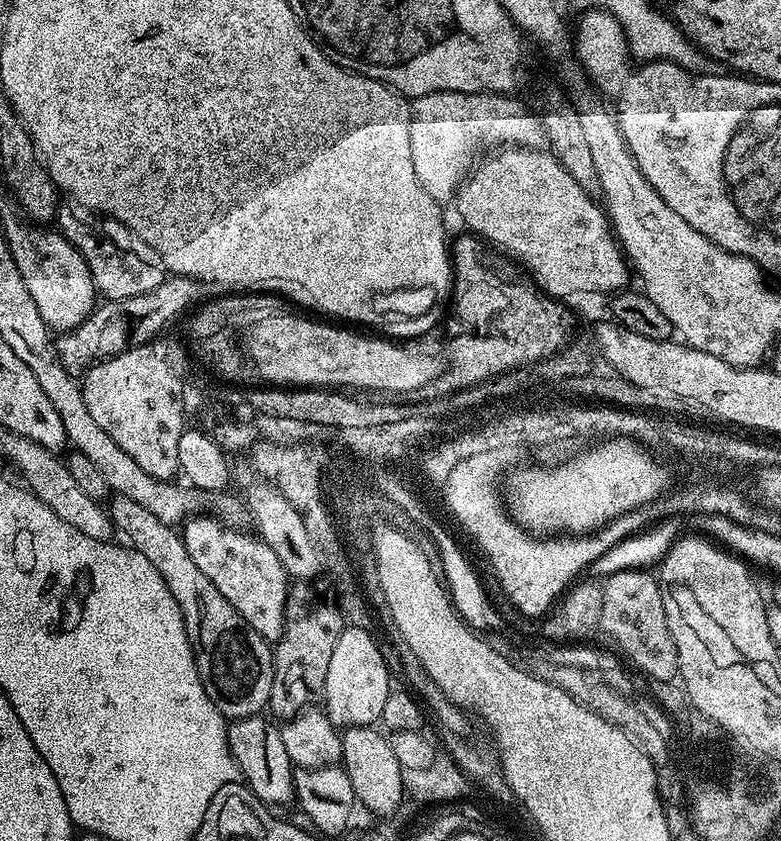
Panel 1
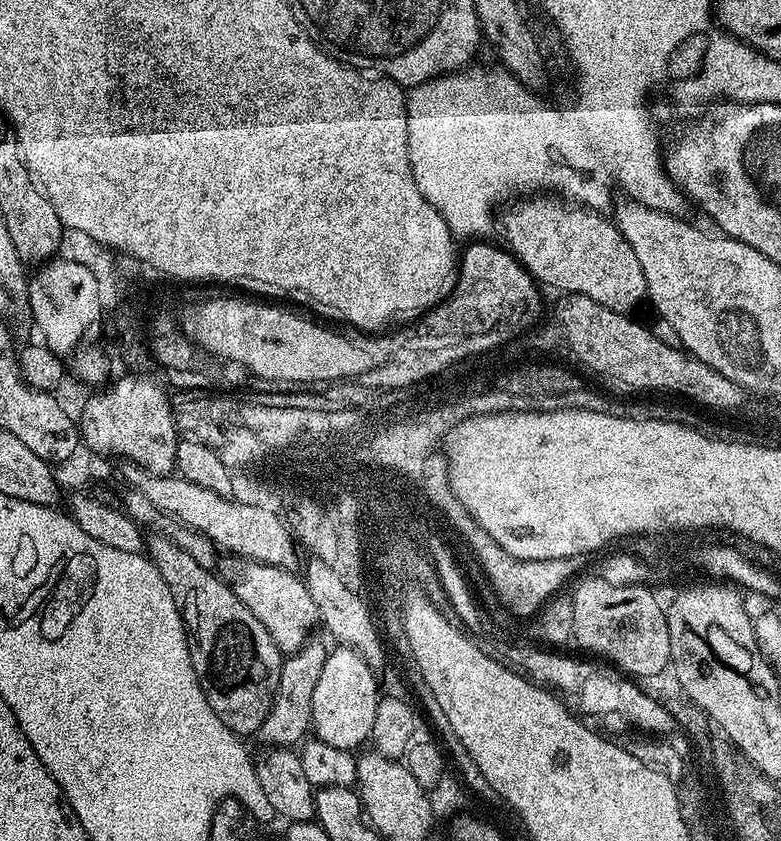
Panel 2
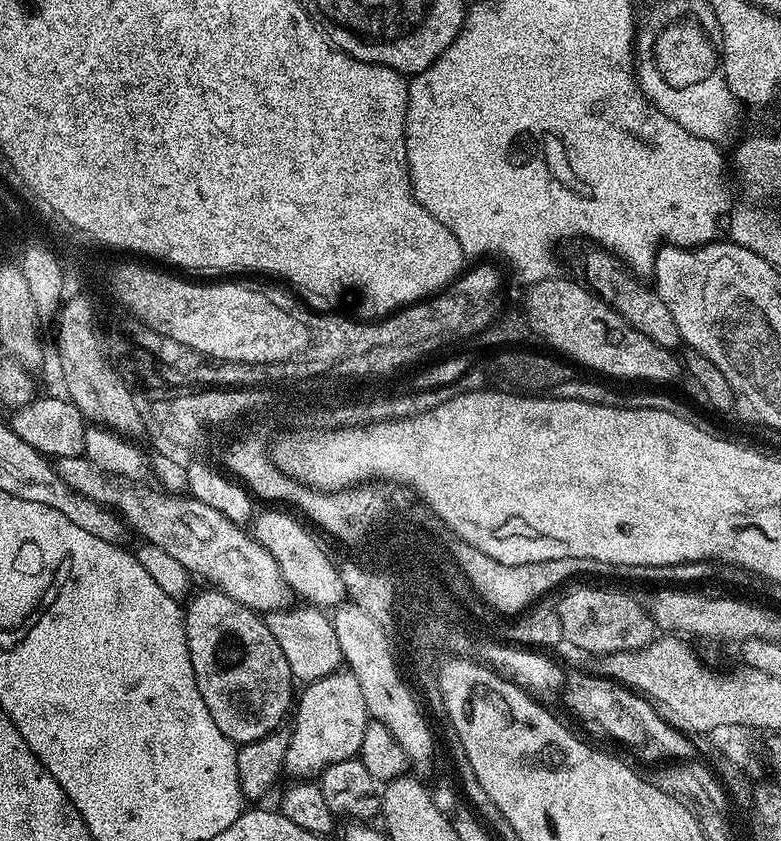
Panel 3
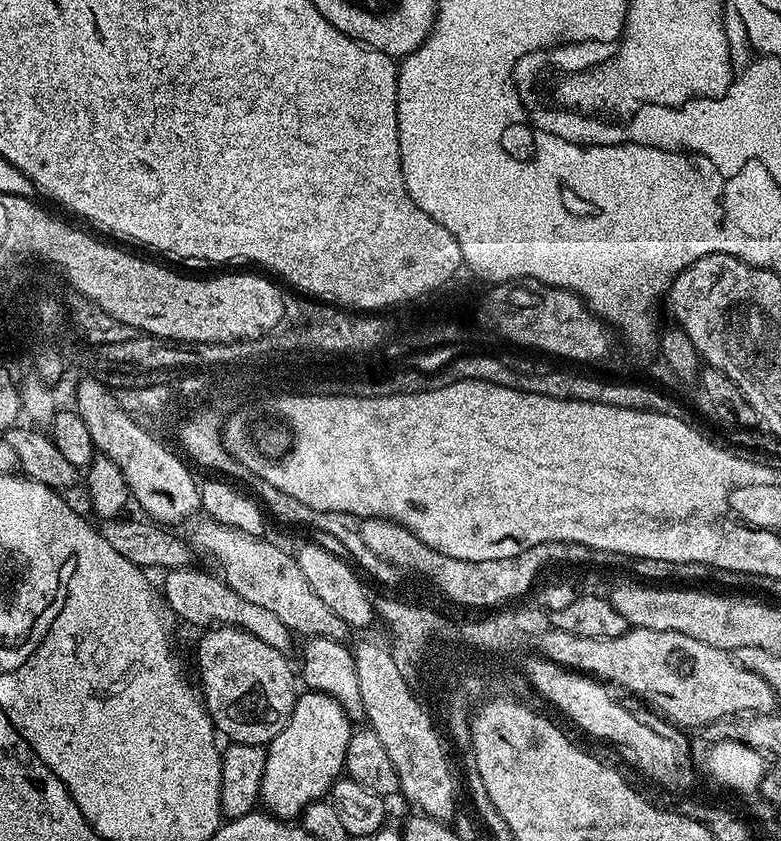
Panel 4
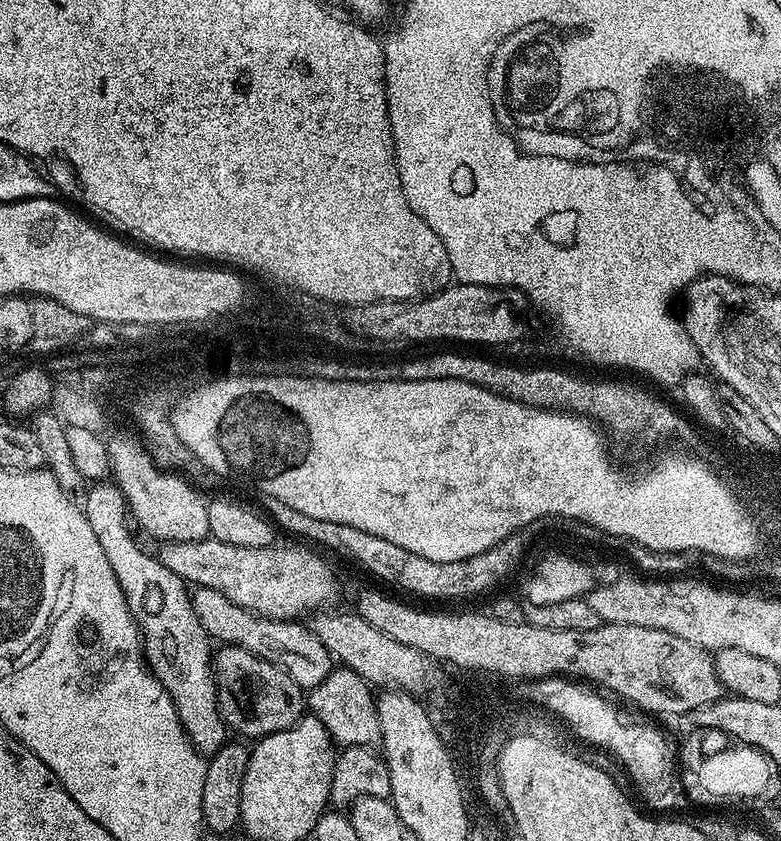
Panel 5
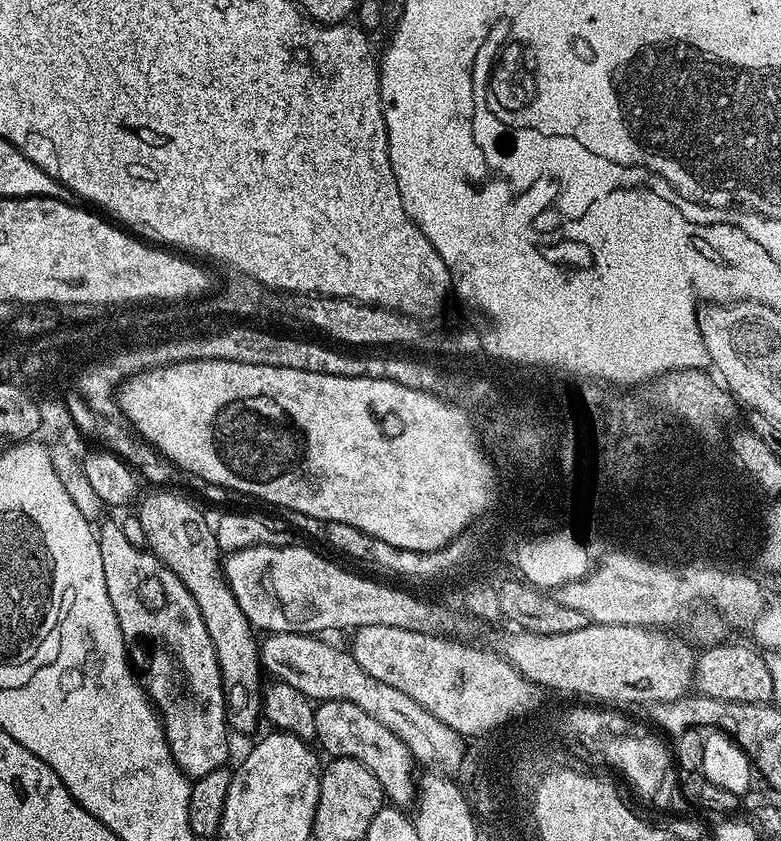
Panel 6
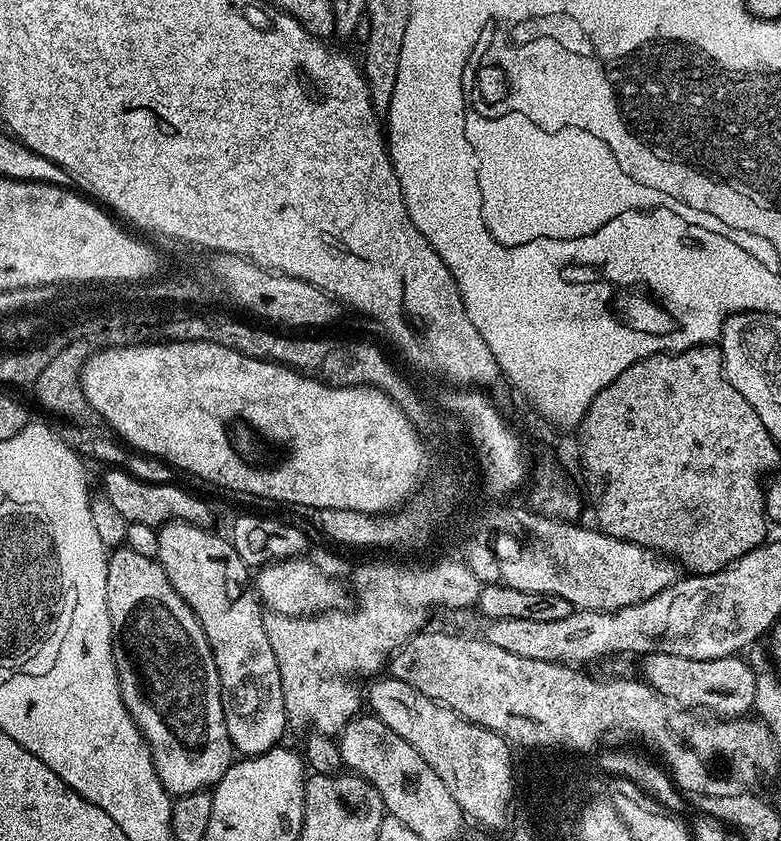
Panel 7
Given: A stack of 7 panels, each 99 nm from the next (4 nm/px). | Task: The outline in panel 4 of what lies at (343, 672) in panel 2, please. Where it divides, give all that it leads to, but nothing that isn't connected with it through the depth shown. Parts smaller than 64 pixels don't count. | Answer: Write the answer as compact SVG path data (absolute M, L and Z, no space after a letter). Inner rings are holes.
M301 691L285 728L266 745L266 770L262 770L259 803L265 804L263 807L271 815L288 822L304 813L306 806L315 800L325 799L331 793L332 785L341 779L344 772L346 746L350 746L353 731L353 721L334 697L324 692Z

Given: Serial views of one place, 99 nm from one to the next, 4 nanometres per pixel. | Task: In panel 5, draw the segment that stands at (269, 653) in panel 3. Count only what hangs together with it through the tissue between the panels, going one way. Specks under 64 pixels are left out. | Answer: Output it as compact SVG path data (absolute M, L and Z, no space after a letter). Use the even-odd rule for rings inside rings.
M226 646L220 651L214 660L214 675L220 715L229 729L234 728L242 735L257 740L262 736L269 736L272 733L290 729L303 717L306 710L306 698L303 689L300 689L297 683L280 667L250 654L239 646Z

